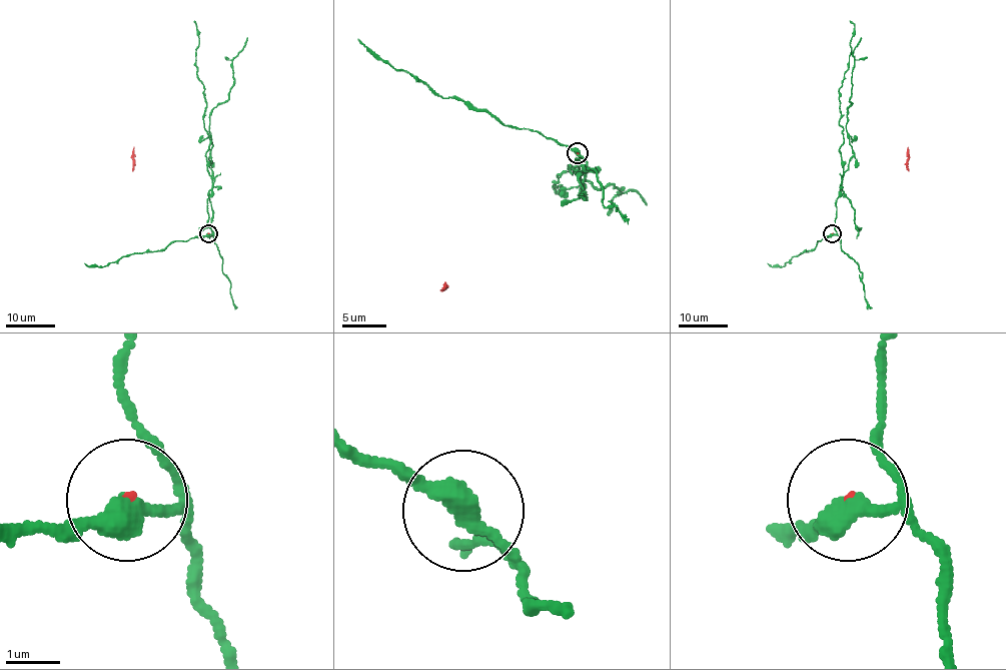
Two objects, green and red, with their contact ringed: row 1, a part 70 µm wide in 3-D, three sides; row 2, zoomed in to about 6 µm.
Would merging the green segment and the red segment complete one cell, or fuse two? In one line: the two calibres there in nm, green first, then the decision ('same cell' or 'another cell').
360/60 nm | another cell

